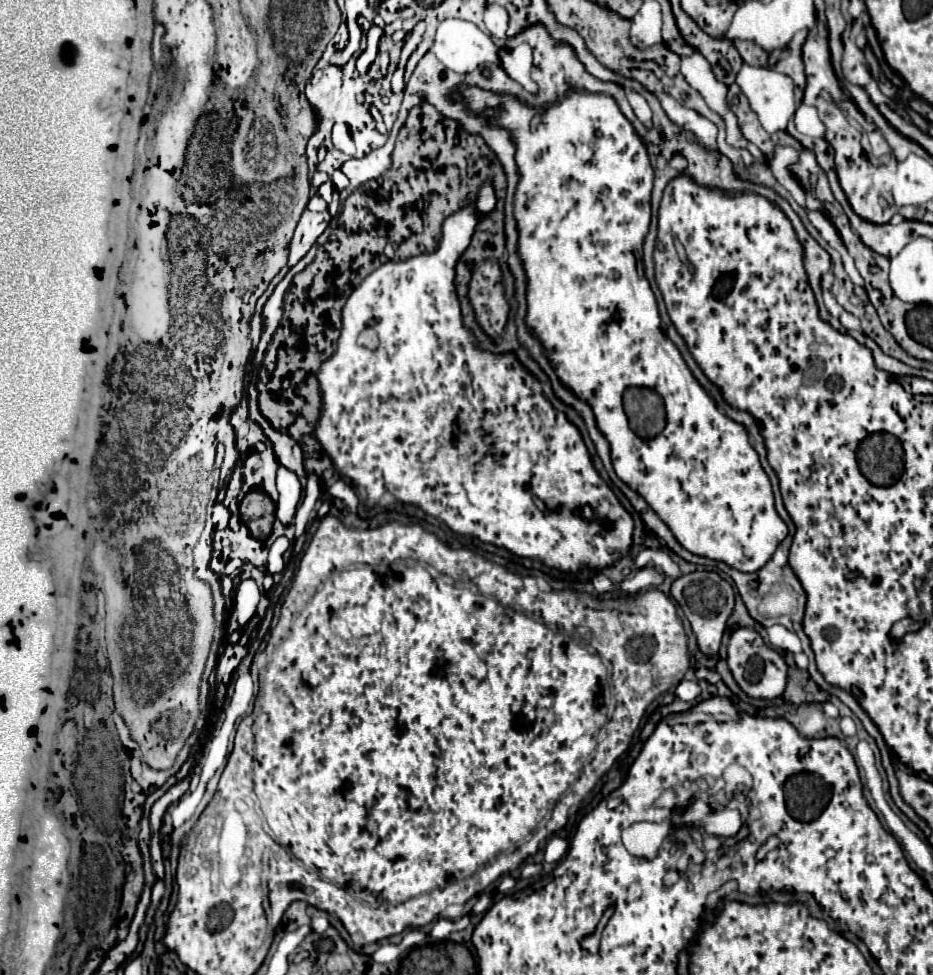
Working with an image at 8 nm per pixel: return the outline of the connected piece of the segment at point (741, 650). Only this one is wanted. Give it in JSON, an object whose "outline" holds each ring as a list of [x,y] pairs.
{"outline":[[[740,627],[732,633],[730,643],[728,643],[728,667],[730,667],[732,677],[738,683],[738,687],[754,699],[776,699],[784,693],[786,675],[788,675],[786,661],[782,659],[782,655],[778,655],[774,649],[770,649],[764,643],[764,639],[752,629]]]}

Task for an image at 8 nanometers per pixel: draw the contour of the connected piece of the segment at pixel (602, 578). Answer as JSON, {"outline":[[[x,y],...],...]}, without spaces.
{"outline":[[[597,572],[597,575],[595,576],[595,579],[592,580],[594,589],[599,594],[602,593],[612,593],[614,590],[614,587],[612,587],[613,583],[609,580],[607,576],[604,575],[603,572]]]}

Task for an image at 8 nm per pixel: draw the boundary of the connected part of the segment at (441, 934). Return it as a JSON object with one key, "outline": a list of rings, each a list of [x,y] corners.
{"outline":[[[439,919],[433,924],[430,932],[430,938],[433,941],[441,941],[450,935],[456,929],[456,923],[448,919]]]}

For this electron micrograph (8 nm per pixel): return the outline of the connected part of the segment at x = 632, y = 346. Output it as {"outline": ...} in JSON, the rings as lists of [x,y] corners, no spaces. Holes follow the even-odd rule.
{"outline":[[[460,87],[460,91],[464,93],[466,101],[470,103],[470,107],[474,111],[480,111],[488,105],[502,105],[502,115],[494,121],[500,123],[502,127],[506,127],[514,141],[516,141],[516,163],[518,163],[518,171],[520,171],[520,183],[516,189],[516,197],[514,197],[514,215],[518,221],[518,231],[520,231],[520,257],[524,261],[524,269],[528,275],[528,315],[526,315],[526,323],[532,329],[532,333],[542,339],[548,359],[552,361],[552,367],[556,369],[560,381],[564,381],[564,385],[568,385],[574,393],[580,393],[594,409],[596,413],[596,423],[598,429],[604,433],[604,437],[608,437],[610,449],[612,449],[612,465],[616,475],[632,489],[636,489],[636,493],[640,493],[648,505],[652,505],[652,509],[656,511],[656,515],[672,529],[674,537],[678,539],[678,543],[688,549],[694,555],[700,557],[708,557],[714,561],[722,561],[726,565],[730,565],[732,569],[738,569],[742,573],[756,573],[760,571],[770,557],[774,555],[776,547],[784,541],[784,537],[788,535],[788,527],[786,523],[780,519],[780,515],[774,509],[774,497],[772,497],[772,487],[770,487],[770,479],[764,473],[756,451],[752,449],[750,441],[748,441],[748,433],[744,433],[744,429],[740,429],[740,425],[736,425],[734,421],[728,421],[728,417],[724,417],[716,403],[708,397],[708,393],[702,389],[702,385],[694,379],[694,375],[690,373],[688,365],[684,363],[680,351],[676,349],[676,345],[668,339],[668,335],[660,329],[660,313],[658,313],[658,305],[654,299],[654,293],[650,289],[650,283],[646,281],[646,277],[642,277],[642,265],[640,265],[640,255],[642,255],[642,241],[648,233],[650,227],[650,193],[652,193],[652,181],[654,181],[654,171],[650,167],[650,159],[646,153],[646,147],[642,145],[642,141],[638,139],[636,131],[632,129],[630,121],[622,115],[622,111],[618,109],[618,105],[614,103],[612,97],[608,95],[594,95],[594,93],[580,93],[580,91],[572,91],[568,93],[568,97],[554,105],[548,107],[544,111],[536,111],[530,109],[526,105],[522,105],[518,99],[514,97],[496,97],[488,91],[476,89],[476,87]],[[626,387],[650,387],[654,391],[658,391],[664,399],[666,405],[666,419],[668,425],[666,429],[654,437],[654,439],[640,439],[634,435],[634,431],[628,427],[628,419],[622,411],[622,391]]]}

